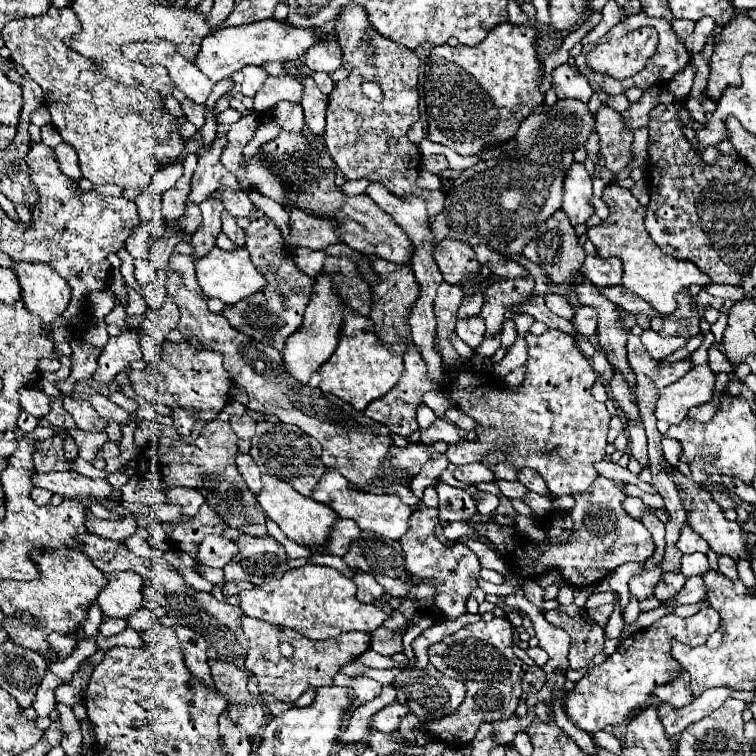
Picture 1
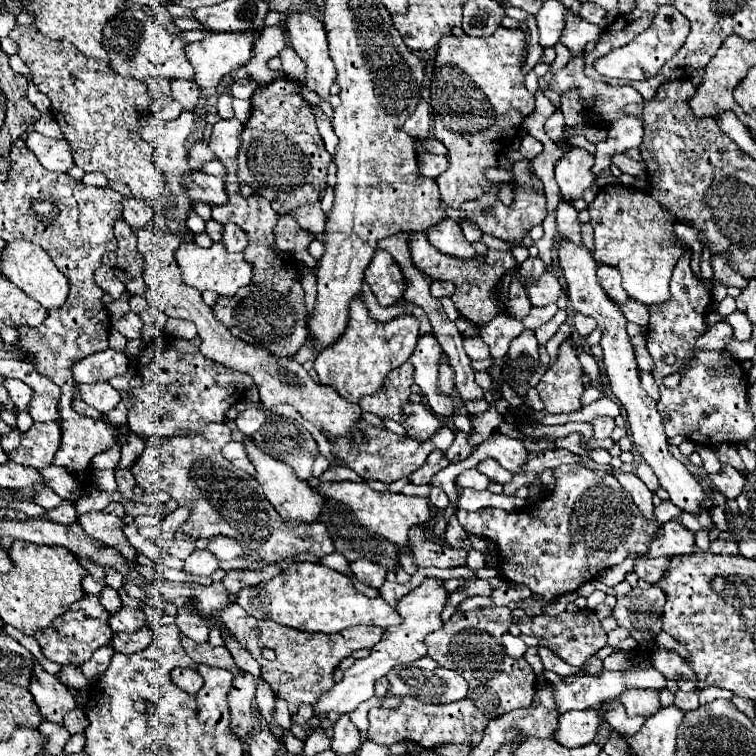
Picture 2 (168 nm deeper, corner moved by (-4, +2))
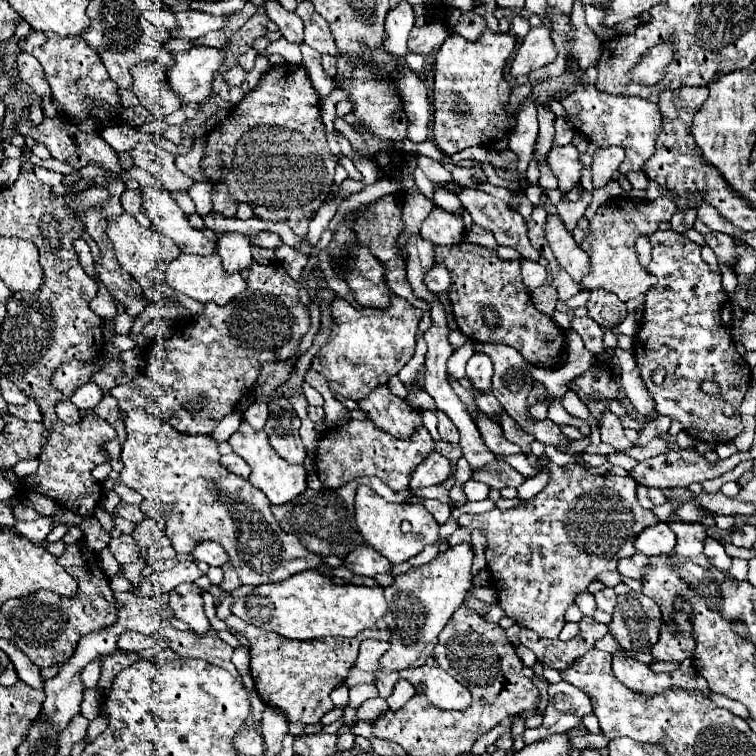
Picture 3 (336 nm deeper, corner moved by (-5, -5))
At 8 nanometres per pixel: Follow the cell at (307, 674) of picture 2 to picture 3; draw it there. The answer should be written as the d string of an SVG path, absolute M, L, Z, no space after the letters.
M228 616L226 624L242 634L250 646L250 674L256 684L260 698L278 710L282 710L290 722L290 734L300 736L306 724L316 724L320 718L334 708L330 692L340 686L348 670L358 658L358 646L366 638L390 640L388 630L364 630L354 638L318 638L318 640L290 640L274 632L260 630L236 616Z

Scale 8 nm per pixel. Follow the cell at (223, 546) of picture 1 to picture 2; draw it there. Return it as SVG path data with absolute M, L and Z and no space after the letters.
M195 549L183 565L183 571L189 575L205 575L209 577L215 569L219 569L217 559L213 559L213 555L207 549Z

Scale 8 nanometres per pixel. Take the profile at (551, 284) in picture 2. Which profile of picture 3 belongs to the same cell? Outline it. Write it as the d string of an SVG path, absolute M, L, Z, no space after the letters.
M522 260L522 280L524 280L524 288L532 294L534 288L546 284L548 272L546 272L546 268L542 268L538 262Z

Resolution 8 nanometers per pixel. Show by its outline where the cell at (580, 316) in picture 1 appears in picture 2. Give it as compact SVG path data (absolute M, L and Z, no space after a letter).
M575 313L573 325L575 325L577 335L581 335L581 337L587 337L587 335L597 327L595 319L593 319L593 317L587 317L587 315L583 315L583 313Z

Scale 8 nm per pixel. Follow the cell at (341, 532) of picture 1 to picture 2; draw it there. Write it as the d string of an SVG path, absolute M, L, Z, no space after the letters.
M209 423L201 433L173 437L143 437L145 449L131 467L137 487L143 491L165 491L181 507L191 511L181 531L191 539L225 535L235 539L243 549L253 549L265 565L289 559L297 553L325 557L333 553L333 541L323 523L289 525L263 495L255 477L237 469L221 457L221 447L231 441L231 429L225 423Z

